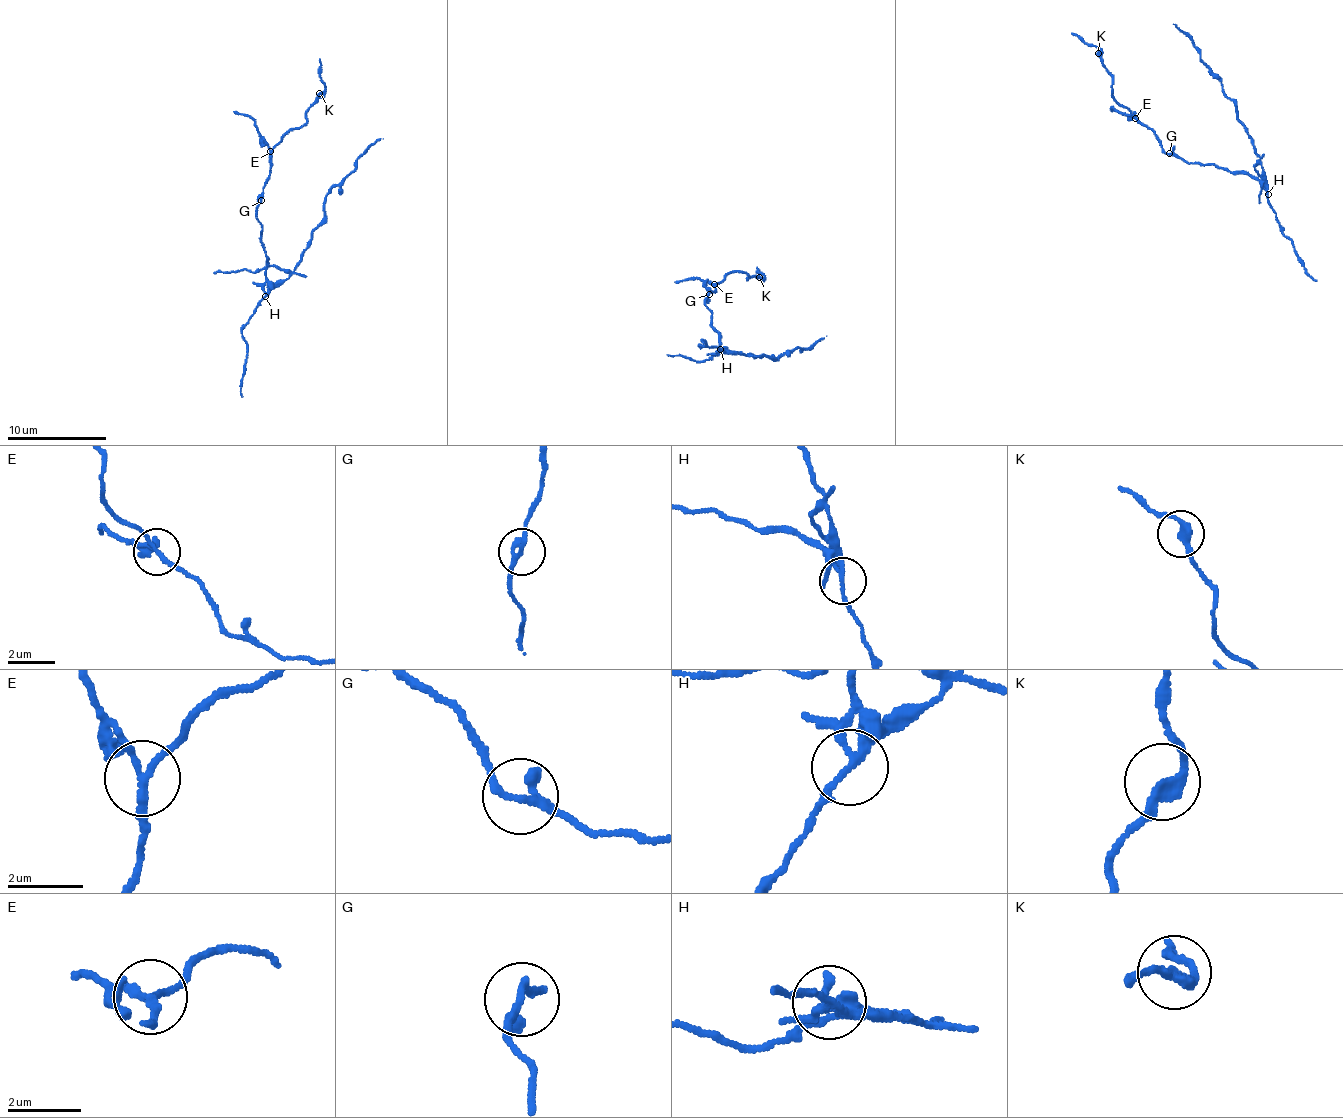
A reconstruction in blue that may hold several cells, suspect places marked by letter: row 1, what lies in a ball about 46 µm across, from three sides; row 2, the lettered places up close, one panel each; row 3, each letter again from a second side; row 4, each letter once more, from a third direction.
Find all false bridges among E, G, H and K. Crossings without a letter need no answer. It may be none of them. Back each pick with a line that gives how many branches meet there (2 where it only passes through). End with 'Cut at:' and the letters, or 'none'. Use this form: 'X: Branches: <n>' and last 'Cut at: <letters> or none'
E: Branches: 3
H: Branches: 2
Cut at: E, H

